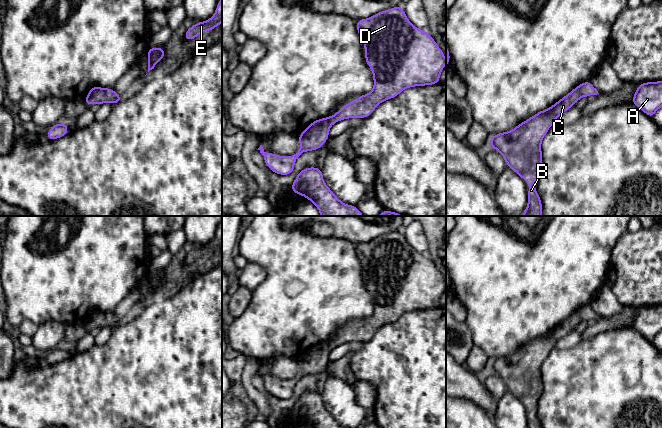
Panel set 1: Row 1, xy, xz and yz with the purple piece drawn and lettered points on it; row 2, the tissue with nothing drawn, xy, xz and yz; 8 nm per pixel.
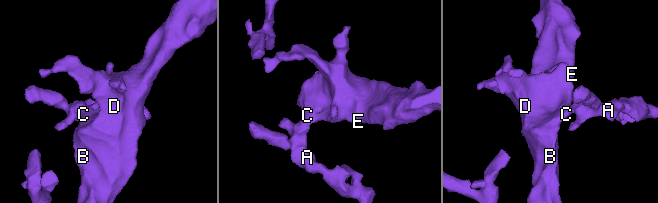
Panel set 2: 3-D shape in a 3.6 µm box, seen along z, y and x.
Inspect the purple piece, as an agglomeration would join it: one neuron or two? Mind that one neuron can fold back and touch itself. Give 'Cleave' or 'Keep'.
Keep

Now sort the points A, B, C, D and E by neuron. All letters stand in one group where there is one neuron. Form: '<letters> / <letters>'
A B C D E

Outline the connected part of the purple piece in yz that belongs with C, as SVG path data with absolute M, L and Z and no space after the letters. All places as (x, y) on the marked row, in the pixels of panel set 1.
M590 80L576 86L551 107L537 112L508 132L491 136L489 147L496 149L506 165L517 173L528 186L528 204L521 216L542 216L542 201L534 185L542 170L542 139L551 125L581 97L599 94Z

